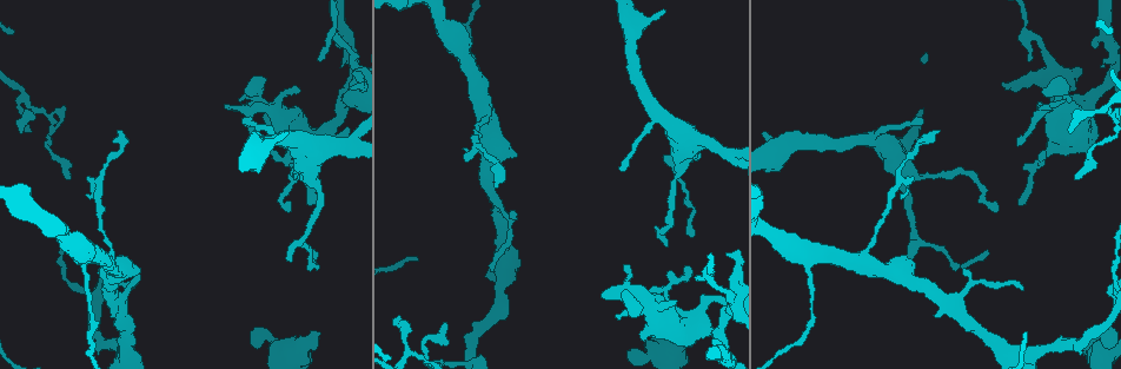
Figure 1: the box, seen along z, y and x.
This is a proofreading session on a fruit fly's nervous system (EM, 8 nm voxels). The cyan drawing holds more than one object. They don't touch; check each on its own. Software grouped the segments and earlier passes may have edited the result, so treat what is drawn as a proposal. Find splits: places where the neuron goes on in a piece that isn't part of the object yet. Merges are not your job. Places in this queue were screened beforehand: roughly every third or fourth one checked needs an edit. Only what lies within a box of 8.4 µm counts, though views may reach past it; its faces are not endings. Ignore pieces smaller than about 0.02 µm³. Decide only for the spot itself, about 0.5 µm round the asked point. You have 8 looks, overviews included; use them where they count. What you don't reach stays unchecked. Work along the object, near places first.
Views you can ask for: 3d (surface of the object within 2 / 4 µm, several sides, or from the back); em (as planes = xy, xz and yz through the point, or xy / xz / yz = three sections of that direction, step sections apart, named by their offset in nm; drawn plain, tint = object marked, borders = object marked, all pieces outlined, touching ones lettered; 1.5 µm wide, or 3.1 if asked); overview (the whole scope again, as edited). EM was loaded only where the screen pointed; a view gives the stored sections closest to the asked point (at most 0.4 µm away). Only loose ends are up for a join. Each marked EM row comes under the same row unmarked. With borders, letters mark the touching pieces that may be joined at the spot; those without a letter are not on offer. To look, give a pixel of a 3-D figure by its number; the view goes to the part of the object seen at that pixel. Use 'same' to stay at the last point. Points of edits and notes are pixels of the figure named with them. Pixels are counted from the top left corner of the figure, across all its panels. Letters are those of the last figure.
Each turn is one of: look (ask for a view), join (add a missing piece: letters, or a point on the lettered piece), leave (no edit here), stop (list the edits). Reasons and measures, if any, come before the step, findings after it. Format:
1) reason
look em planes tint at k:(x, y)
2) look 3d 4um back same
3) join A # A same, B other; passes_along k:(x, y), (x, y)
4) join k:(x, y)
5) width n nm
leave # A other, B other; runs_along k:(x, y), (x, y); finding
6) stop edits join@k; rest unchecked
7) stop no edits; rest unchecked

tapers out
look 3d 2um at 1:(624, 264)

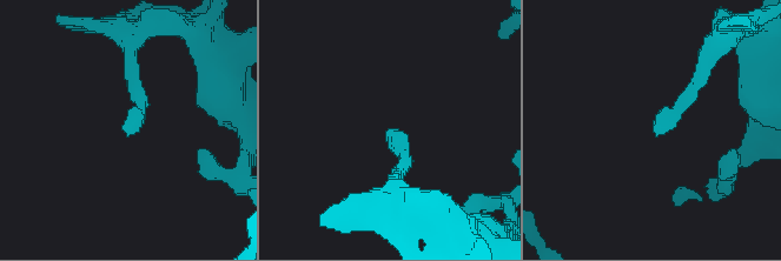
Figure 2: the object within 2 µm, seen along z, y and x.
look em xz step 8 borders at 2:(126, 134)

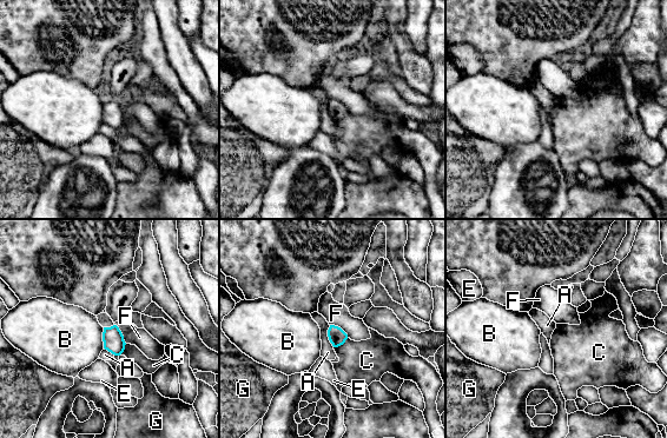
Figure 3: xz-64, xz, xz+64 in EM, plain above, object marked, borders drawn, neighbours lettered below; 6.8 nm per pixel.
look em planes borders same

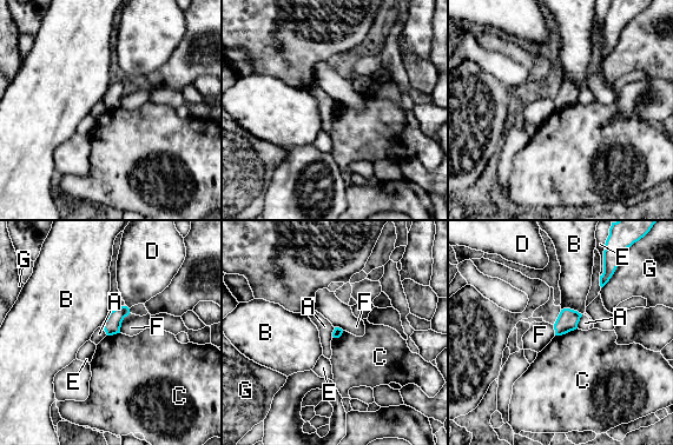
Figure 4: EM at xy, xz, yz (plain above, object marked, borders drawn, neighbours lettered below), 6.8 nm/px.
leave # A other, B other, C other, D other, E other, F other, G other; no lettered piece goes on from it

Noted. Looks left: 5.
an open end
look em planes borders at 1:(300, 91)

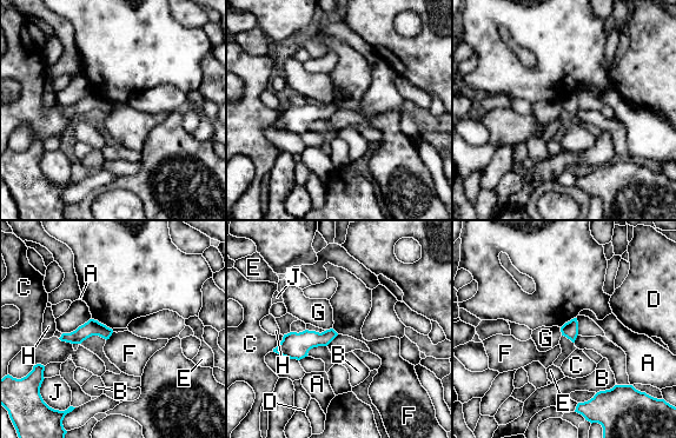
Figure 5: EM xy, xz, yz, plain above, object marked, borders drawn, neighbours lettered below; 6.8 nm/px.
longest_contact B 160 nm
leave # A other, B other, C other, D other, E other, F other, G other, H other, J other; border 5:(113, 332), (106, 340); no lettered piece goes on from it

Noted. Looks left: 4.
an open end
look em xz step 4 tint at 1:(317, 333)

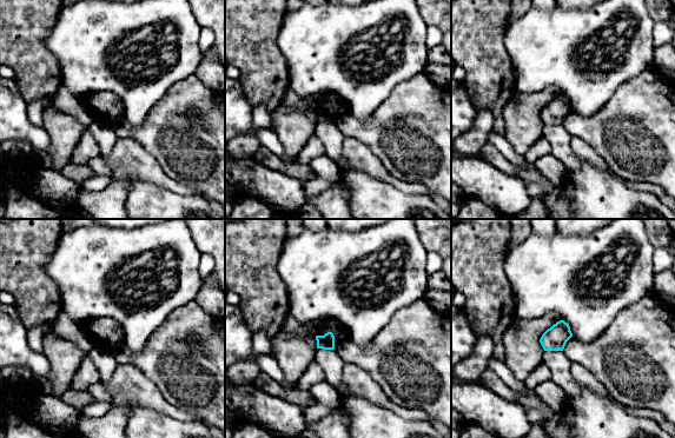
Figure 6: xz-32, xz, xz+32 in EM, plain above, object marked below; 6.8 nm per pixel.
another direction
look em yz step 4 borders same

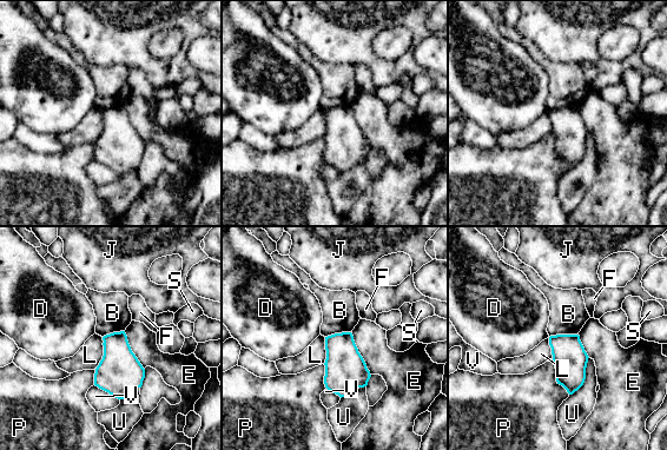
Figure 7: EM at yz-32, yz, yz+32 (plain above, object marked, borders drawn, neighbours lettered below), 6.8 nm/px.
leave # B other, D other, E other, F other, J other, L other, P other, S other, U other, V other; border 7:(576, 333), (556, 333), (549, 337); none of them fits

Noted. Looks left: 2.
stop no edits; rest unchecked

